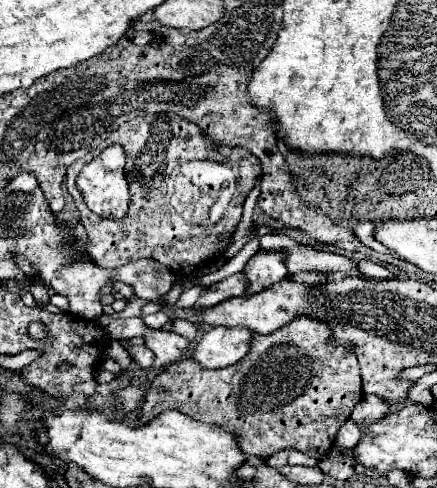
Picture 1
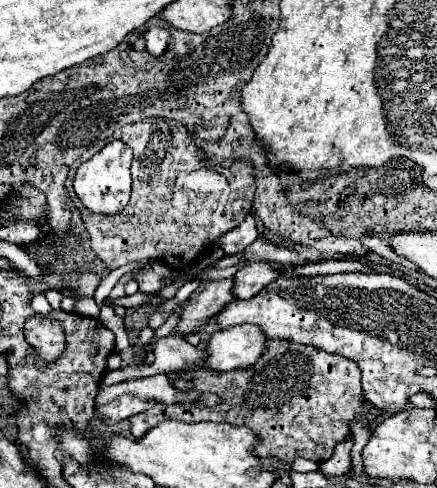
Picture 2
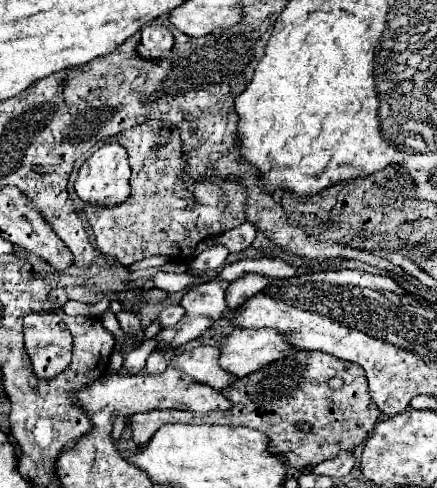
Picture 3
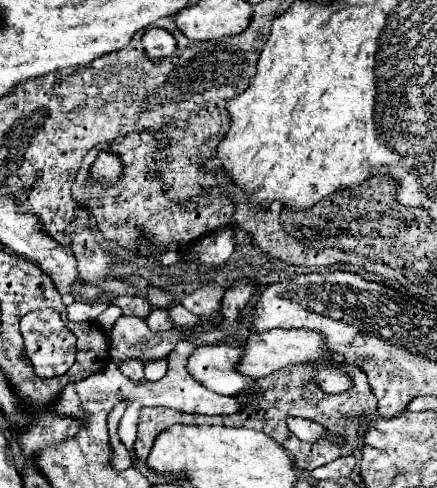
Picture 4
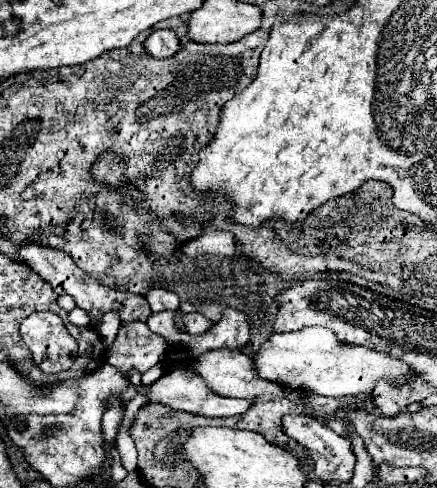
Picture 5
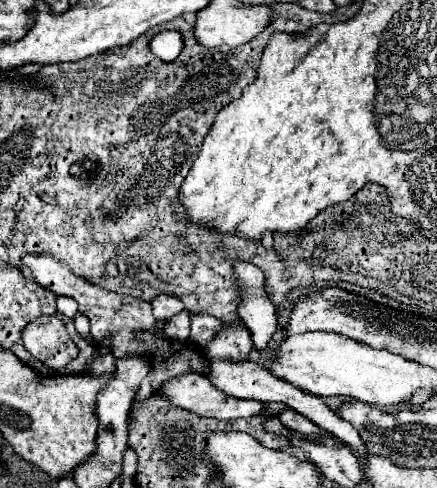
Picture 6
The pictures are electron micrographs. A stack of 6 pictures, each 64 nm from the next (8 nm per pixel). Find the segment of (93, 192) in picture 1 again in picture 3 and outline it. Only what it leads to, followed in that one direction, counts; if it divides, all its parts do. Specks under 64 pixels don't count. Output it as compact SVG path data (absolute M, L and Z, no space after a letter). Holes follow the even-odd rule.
M108 142L102 148L98 148L78 170L74 188L81 199L98 208L112 208L112 206L122 204L124 200L128 200L128 196L130 196L130 164L128 164L126 148L118 142ZM98 172L104 172L104 184L96 182L96 180L100 180L94 176ZM96 186L100 186L100 188L96 188Z

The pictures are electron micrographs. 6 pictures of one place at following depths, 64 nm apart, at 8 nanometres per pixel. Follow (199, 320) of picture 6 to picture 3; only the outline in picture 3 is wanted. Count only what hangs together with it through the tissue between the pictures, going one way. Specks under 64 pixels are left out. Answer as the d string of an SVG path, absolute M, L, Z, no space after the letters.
M176 304L176 306L168 306L168 308L164 308L158 316L156 316L156 320L160 322L160 326L174 326L180 318L184 316L184 308L180 306L180 304Z

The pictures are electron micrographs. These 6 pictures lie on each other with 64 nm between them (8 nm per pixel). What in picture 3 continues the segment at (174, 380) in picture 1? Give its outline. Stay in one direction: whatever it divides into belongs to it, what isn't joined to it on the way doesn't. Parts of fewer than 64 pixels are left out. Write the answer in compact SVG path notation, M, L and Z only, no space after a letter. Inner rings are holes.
M296 350L252 376L234 381L230 388L221 391L233 404L228 412L178 412L178 410L150 410L132 416L132 438L138 446L144 446L152 434L168 422L190 422L190 424L228 424L248 426L264 432L270 438L272 452L288 456L290 466L300 470L304 466L316 466L324 460L334 458L340 450L354 450L374 428L380 418L380 410L368 396L368 384L364 370L352 362L328 356L324 352ZM330 378L342 378L342 388L328 388ZM296 424L308 424L308 432L300 432Z

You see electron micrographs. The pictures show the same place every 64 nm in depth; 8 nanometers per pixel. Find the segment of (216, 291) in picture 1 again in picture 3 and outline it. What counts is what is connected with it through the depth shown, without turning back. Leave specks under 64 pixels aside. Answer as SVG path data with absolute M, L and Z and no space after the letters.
M210 280L190 288L190 292L186 292L182 298L182 302L186 302L186 314L174 328L164 328L156 336L158 344L182 346L192 338L200 338L200 334L228 310L224 304L226 288L226 280Z

